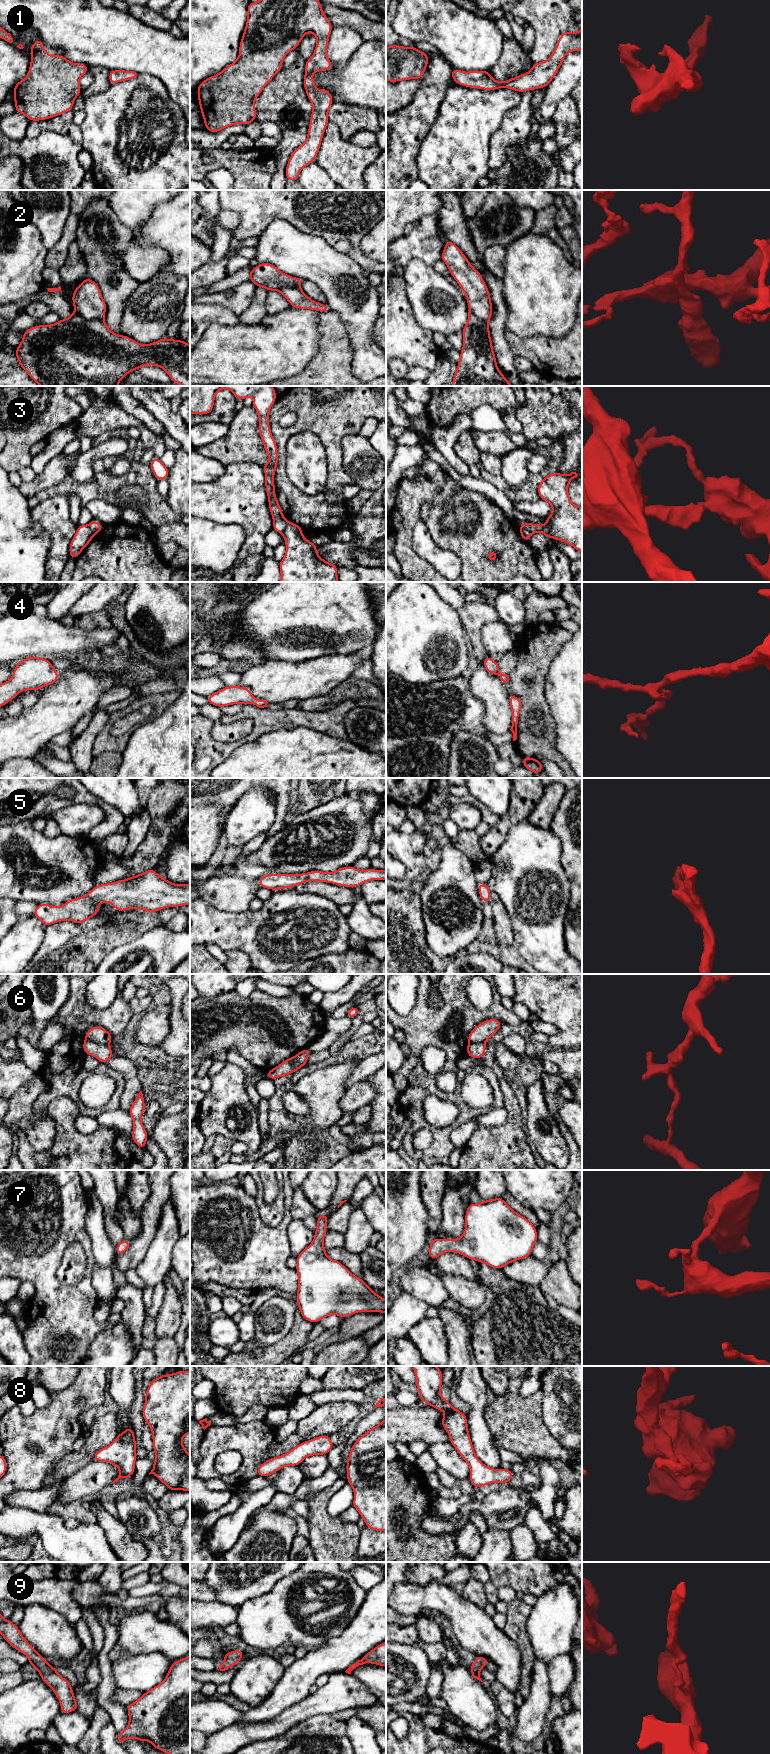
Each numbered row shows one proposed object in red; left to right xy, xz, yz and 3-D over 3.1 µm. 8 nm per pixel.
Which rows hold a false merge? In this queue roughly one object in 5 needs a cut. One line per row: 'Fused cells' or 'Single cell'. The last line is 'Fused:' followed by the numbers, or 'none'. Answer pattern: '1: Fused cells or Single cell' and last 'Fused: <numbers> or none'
1: Single cell
2: Single cell
3: Fused cells
4: Single cell
5: Single cell
6: Fused cells
7: Single cell
8: Single cell
9: Single cell
Fused: 3, 6

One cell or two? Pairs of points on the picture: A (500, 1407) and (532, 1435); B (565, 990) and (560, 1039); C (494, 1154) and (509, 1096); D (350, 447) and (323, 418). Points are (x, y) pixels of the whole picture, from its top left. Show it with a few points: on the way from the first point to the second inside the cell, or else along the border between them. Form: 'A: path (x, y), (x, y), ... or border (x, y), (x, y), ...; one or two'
A: path (508, 1415), (524, 1431); one
B: path (565, 1002), (565, 1027); one
C: path (508, 1140), (512, 1130), (512, 1110); one
D: border (358, 433), (345, 436), (342, 439), (342, 462); two

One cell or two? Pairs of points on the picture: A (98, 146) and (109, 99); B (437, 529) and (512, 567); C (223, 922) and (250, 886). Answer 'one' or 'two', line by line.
A: one
B: one
C: two

